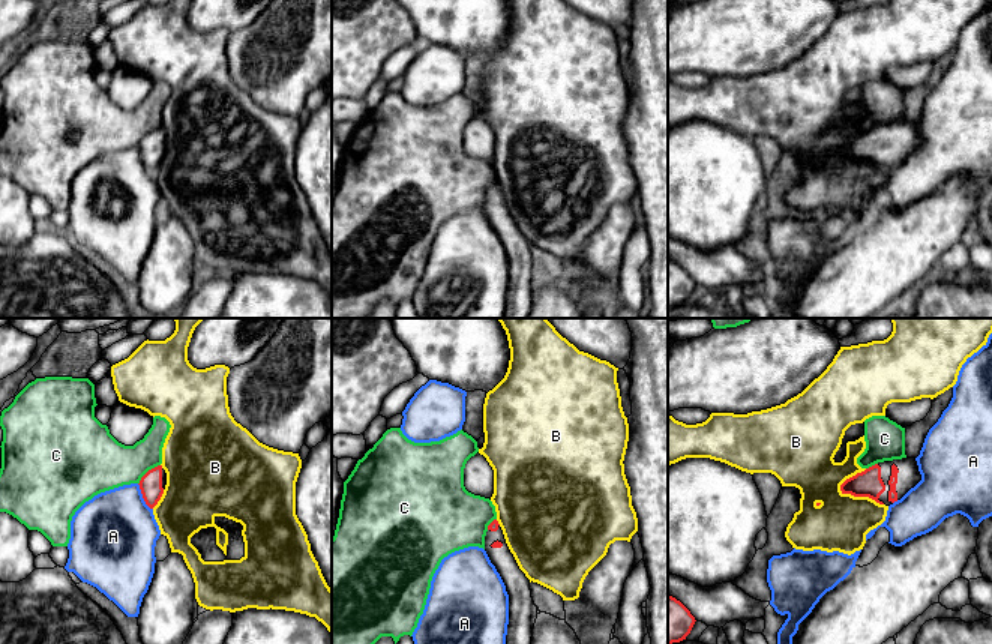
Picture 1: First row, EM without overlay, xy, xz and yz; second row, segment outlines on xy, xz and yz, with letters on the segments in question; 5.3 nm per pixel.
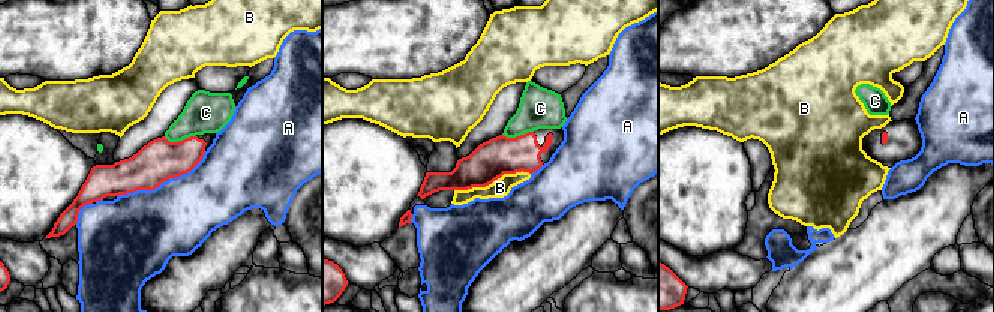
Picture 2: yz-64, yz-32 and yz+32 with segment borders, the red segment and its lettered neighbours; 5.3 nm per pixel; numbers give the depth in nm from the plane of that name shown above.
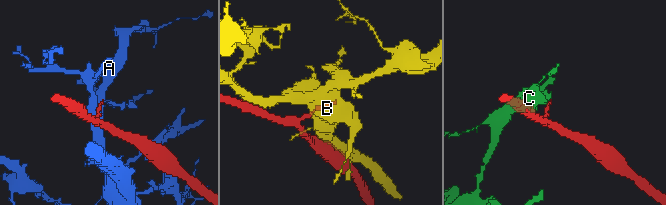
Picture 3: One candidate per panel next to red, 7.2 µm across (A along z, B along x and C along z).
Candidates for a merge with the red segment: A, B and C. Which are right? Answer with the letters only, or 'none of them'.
none of them

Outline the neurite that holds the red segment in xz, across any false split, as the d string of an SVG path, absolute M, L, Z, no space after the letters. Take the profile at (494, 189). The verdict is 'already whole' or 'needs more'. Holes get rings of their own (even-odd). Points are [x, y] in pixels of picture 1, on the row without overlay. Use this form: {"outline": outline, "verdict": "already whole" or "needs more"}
{"outline": "M497 183L488 189L485 215L509 258L509 288L503 318L528 318L537 270L531 261L530 243L519 233Z", "verdict": "needs more"}

